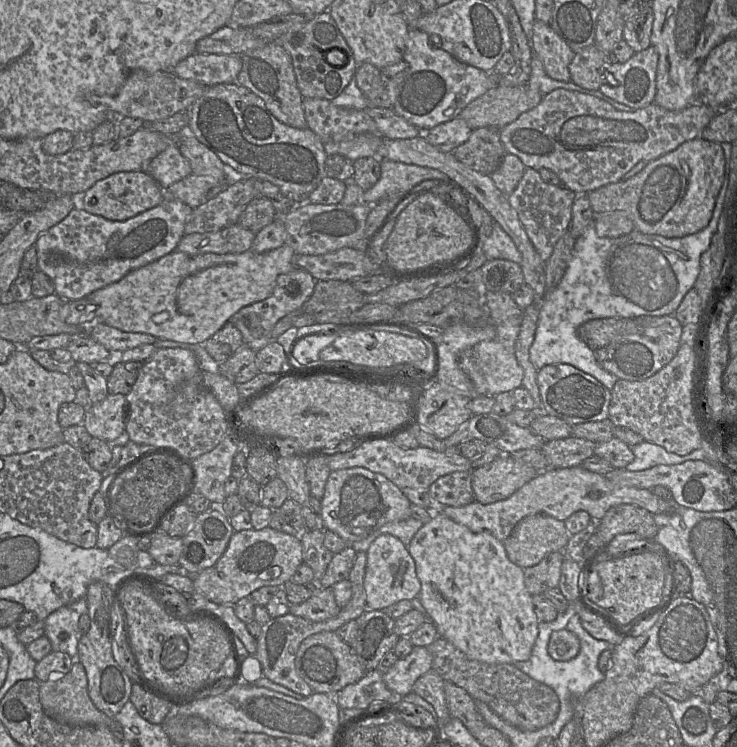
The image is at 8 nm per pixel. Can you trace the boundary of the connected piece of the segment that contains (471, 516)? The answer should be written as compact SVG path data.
M579 466L555 468L540 473L515 491L510 497L495 503L483 504L476 500L461 507L438 507L453 521L468 527L474 532L490 532L498 540L505 541L515 525L523 518L544 513L558 520L565 521L574 512L587 511L593 520L599 521L613 506L619 504L635 504L653 514L672 513L677 502L664 499L652 492L632 486L622 486L608 480L605 475L592 472Z

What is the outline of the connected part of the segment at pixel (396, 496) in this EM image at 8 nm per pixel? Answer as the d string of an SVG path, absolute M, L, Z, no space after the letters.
M363 467L331 471L321 503L324 530L338 534L347 545L361 541L382 526L411 517L409 499L384 475Z

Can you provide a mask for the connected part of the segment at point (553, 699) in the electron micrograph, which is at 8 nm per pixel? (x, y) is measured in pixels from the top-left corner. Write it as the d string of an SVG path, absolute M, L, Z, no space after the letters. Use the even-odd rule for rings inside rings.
M440 637L427 648L433 658L431 671L437 673L444 681L450 681L465 689L475 701L480 700L486 703L503 720L519 730L535 731L555 721L560 707L560 700L556 693L551 687L521 672L514 664L486 663L470 659L452 643Z

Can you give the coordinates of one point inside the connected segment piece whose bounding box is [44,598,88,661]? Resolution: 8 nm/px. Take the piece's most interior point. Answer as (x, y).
(65, 619)

